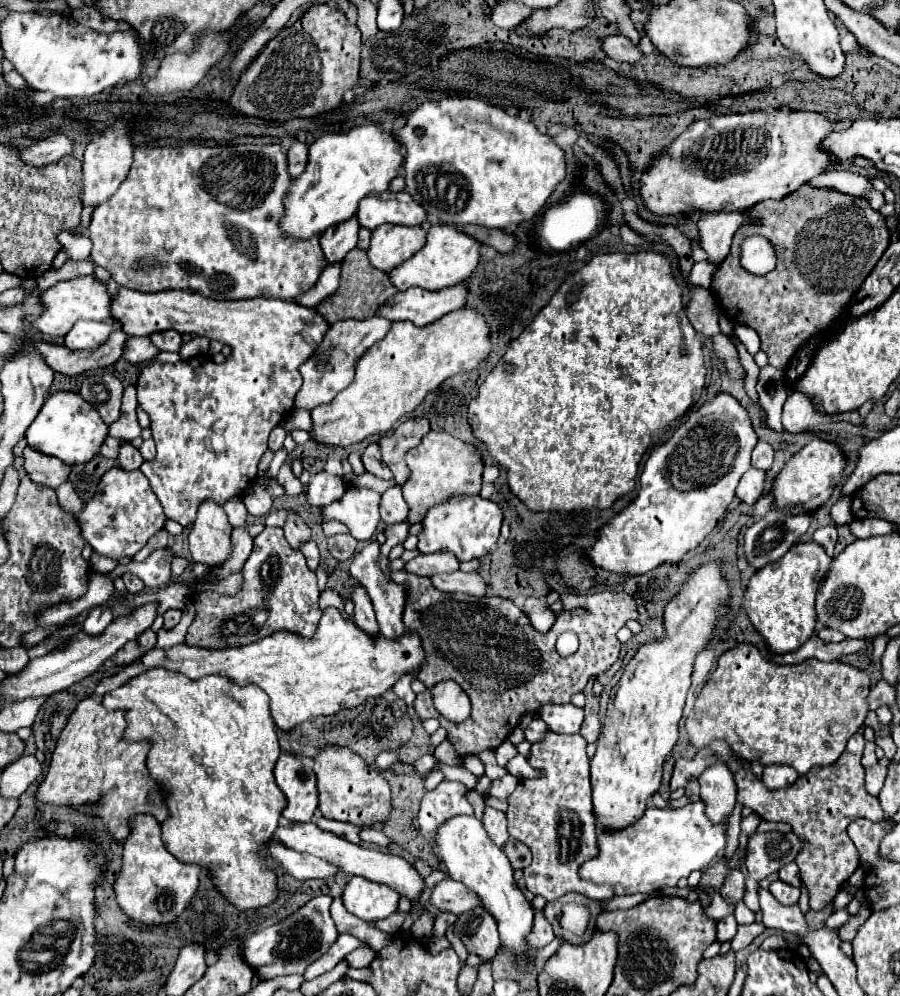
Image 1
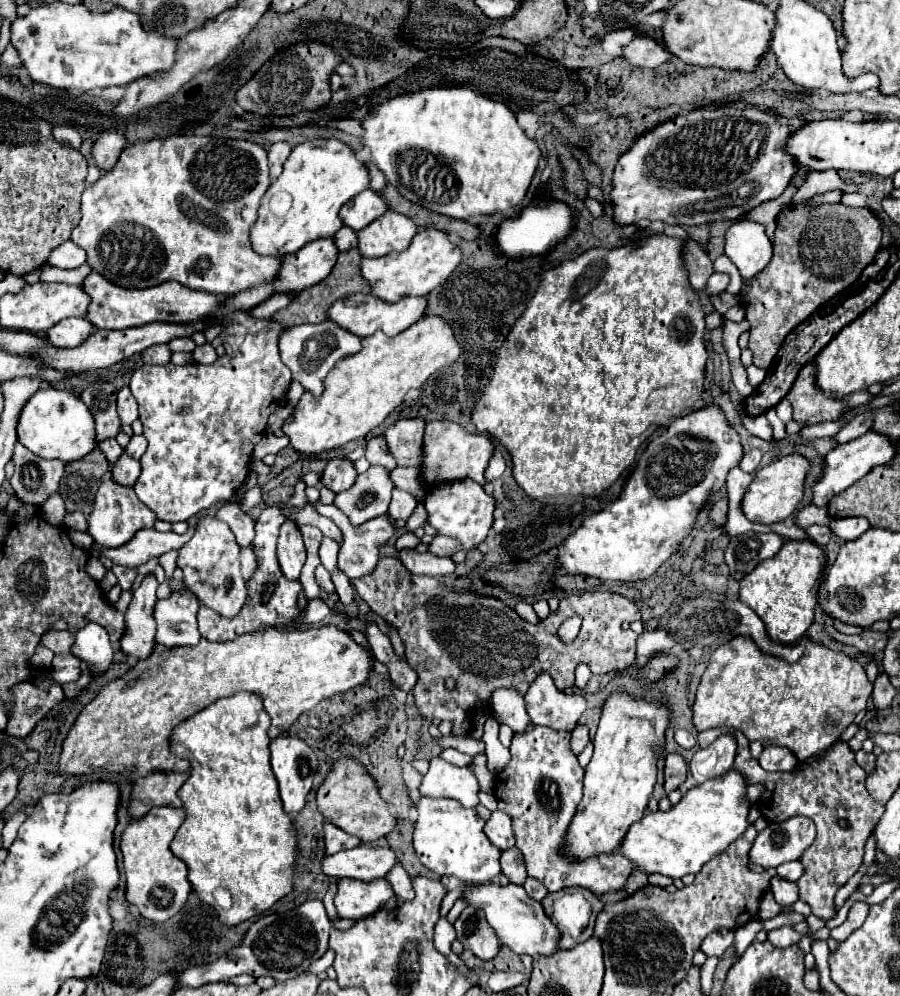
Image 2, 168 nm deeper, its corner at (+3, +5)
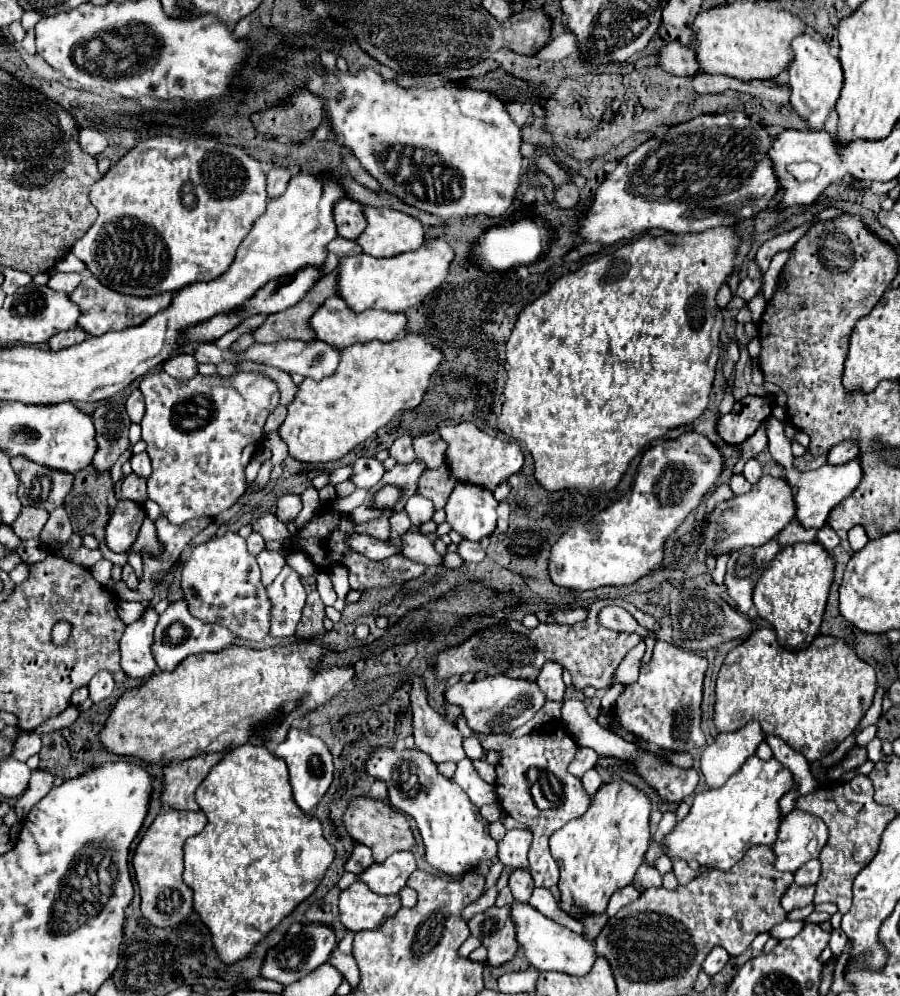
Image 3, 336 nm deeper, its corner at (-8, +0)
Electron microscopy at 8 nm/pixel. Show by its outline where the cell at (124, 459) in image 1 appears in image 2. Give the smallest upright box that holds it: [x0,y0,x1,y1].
[112,452,140,486]

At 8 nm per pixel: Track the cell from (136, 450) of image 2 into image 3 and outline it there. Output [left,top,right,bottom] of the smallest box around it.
[131,453,151,479]

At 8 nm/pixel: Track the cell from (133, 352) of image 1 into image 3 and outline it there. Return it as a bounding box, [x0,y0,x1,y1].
[163,353,197,379]

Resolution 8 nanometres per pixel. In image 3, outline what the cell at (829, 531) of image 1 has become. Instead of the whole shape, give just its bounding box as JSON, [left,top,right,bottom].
[817,525,839,551]

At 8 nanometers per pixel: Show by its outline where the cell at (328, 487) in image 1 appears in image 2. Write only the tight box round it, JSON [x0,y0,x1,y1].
[320,458,358,494]

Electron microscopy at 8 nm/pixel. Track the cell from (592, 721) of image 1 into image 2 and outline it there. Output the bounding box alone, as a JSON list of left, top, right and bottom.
[572,724,590,754]

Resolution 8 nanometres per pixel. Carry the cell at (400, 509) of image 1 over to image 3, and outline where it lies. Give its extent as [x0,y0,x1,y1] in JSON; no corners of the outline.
[405,493,435,527]

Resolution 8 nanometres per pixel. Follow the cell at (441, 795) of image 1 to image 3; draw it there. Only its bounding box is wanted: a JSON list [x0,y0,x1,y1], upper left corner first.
[453,759,497,807]

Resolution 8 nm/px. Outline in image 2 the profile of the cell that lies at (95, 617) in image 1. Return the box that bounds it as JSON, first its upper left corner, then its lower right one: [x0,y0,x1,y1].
[72,622,114,676]

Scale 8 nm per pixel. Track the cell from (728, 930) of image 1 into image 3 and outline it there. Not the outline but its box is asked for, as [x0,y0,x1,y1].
[703,947,729,977]

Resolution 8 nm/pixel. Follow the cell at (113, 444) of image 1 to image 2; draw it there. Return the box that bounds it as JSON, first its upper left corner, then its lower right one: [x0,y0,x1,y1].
[98,438,124,464]

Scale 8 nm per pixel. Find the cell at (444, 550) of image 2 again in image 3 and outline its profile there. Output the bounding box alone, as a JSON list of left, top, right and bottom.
[459,541,485,563]

